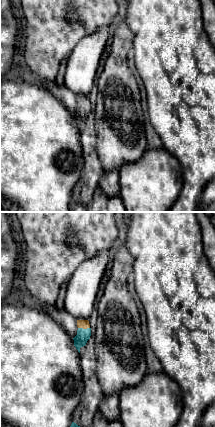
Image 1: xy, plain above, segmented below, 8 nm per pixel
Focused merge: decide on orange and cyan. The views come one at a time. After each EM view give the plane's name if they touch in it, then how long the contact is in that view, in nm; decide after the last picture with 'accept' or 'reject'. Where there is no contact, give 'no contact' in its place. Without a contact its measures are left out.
meets orange in xy; contact 100 nm long

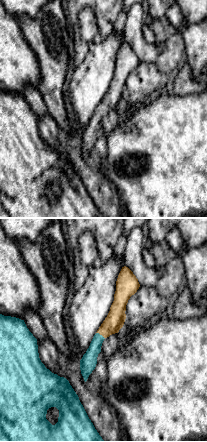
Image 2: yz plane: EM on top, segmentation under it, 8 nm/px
meets orange in yz; contact 90 nm long

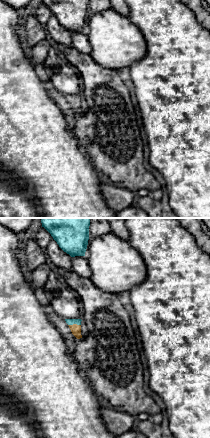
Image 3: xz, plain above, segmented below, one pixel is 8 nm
meets orange in xz; contact 100 nm long

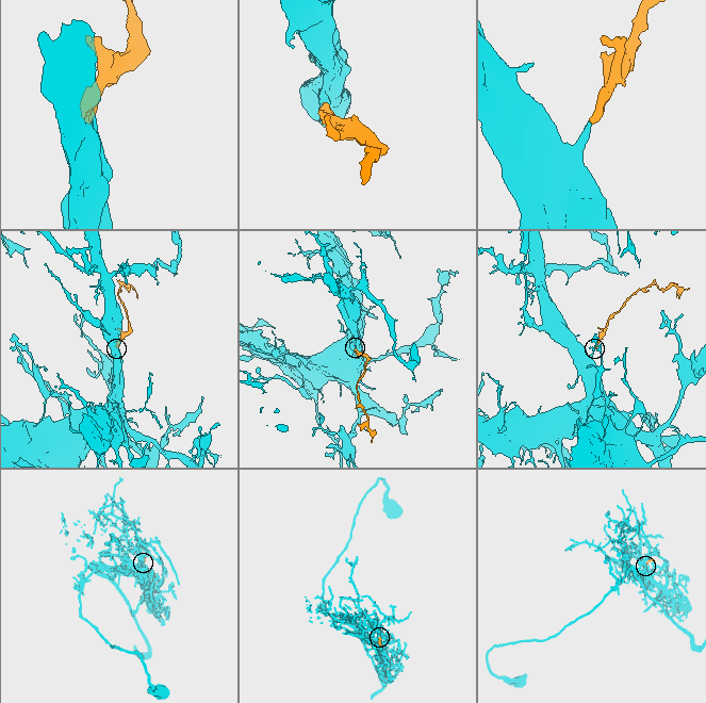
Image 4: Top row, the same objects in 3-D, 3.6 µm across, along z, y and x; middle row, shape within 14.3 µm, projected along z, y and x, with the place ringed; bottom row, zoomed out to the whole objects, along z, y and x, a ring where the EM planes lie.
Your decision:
accept

